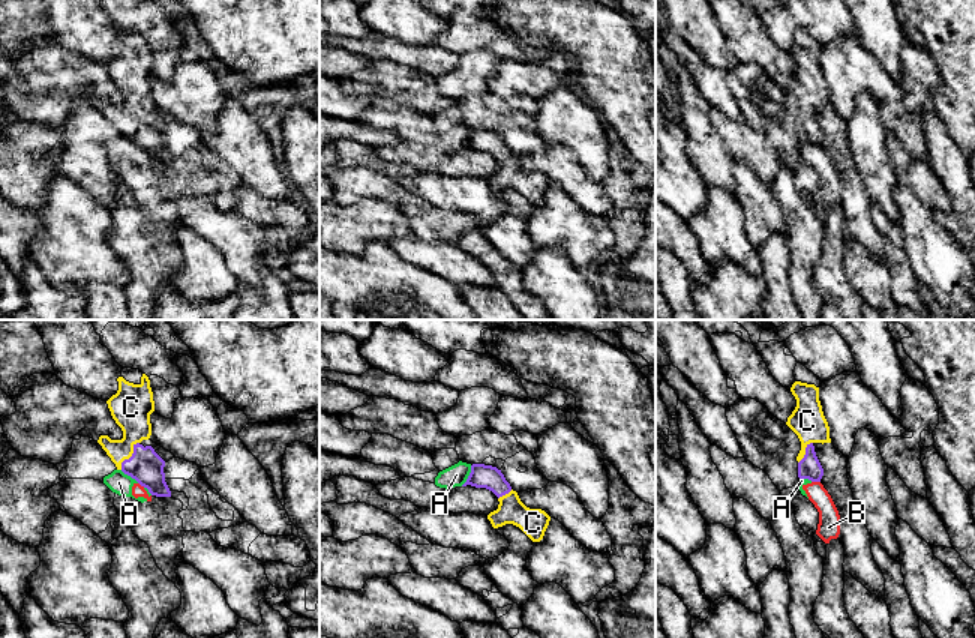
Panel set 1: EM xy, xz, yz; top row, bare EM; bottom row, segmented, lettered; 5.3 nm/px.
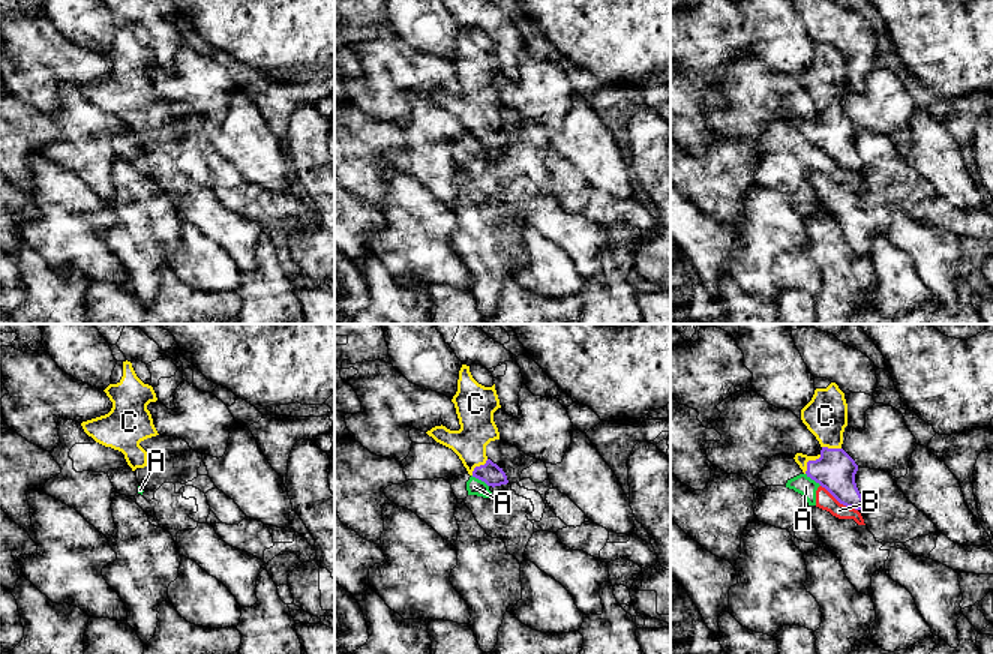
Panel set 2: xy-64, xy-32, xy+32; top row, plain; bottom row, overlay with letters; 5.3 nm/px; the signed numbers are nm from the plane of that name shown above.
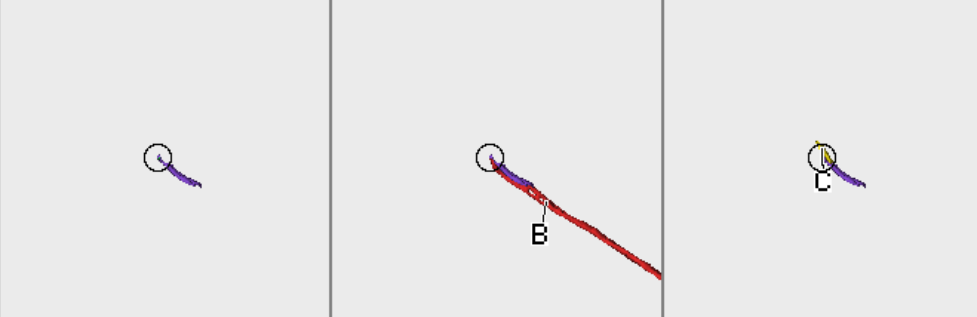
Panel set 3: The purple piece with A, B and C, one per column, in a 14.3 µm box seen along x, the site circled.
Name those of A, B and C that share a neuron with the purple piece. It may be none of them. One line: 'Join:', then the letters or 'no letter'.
Join: C

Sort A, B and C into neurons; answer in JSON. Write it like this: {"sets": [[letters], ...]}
{"sets": [["A", "B"], ["C"]]}

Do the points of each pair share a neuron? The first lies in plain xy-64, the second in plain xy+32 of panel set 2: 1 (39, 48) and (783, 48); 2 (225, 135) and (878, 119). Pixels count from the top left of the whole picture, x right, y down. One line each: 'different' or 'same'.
1: different
2: different

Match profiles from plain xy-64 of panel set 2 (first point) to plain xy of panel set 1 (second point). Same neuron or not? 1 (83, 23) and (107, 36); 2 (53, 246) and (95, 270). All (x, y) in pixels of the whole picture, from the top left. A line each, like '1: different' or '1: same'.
1: same
2: same

